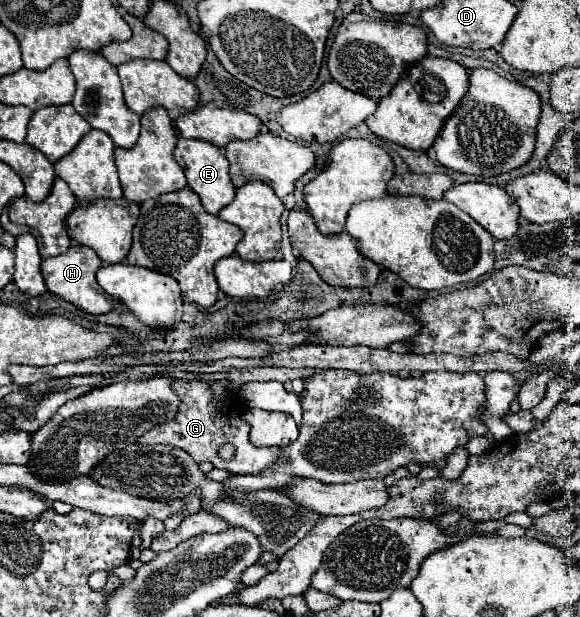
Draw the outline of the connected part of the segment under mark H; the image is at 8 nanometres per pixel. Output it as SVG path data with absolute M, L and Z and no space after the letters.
M73 245L69 247L65 253L57 255L57 257L47 257L43 259L43 265L41 265L41 273L43 273L43 279L47 283L47 289L73 303L75 307L87 311L87 313L93 313L93 315L99 315L99 313L107 313L113 309L113 299L111 295L107 295L99 283L95 281L95 273L97 269L101 267L101 259L97 257L97 253L85 245Z

